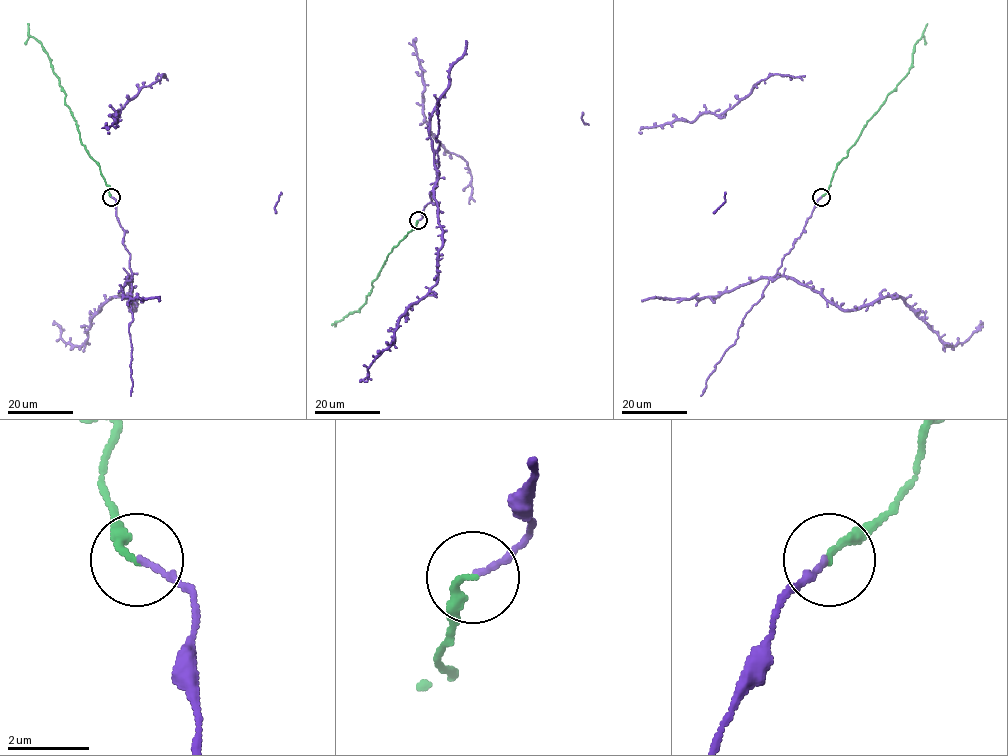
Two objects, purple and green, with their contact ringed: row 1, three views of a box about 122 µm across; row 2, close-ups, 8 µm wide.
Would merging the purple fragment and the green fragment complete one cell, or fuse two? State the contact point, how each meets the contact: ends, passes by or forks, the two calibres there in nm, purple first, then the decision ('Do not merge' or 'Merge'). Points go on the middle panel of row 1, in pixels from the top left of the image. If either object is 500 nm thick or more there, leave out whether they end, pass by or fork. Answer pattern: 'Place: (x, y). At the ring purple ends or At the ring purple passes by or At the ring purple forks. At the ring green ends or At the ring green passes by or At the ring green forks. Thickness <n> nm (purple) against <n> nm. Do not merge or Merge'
Place: (418, 220). At the ring purple ends. At the ring green ends. Thickness 140 nm (purple) against 190 nm. Merge

